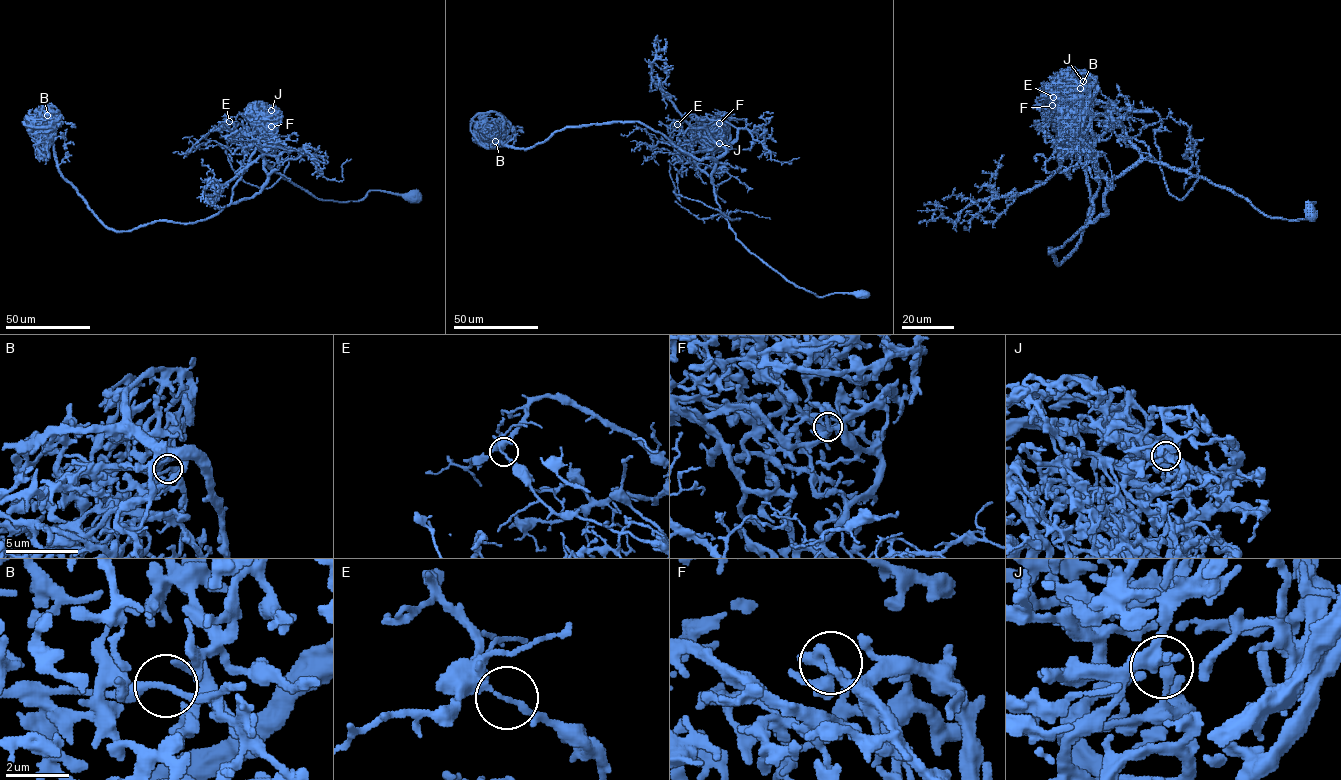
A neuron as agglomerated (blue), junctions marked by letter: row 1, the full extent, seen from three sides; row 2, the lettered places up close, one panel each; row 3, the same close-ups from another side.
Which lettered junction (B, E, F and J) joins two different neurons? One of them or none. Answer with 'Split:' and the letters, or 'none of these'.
Split: E

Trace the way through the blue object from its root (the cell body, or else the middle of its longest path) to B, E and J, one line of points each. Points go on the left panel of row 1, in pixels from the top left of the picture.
B: (415, 194), (323, 200), (265, 162), (261, 191), (214, 216), (116, 231), (63, 176), (47, 115)
E: (415, 194), (370, 190), (357, 200), (317, 199), (273, 171), (257, 145), (240, 136), (229, 121)
J: (415, 194), (317, 199), (264, 160), (255, 141), (272, 128), (271, 110)

